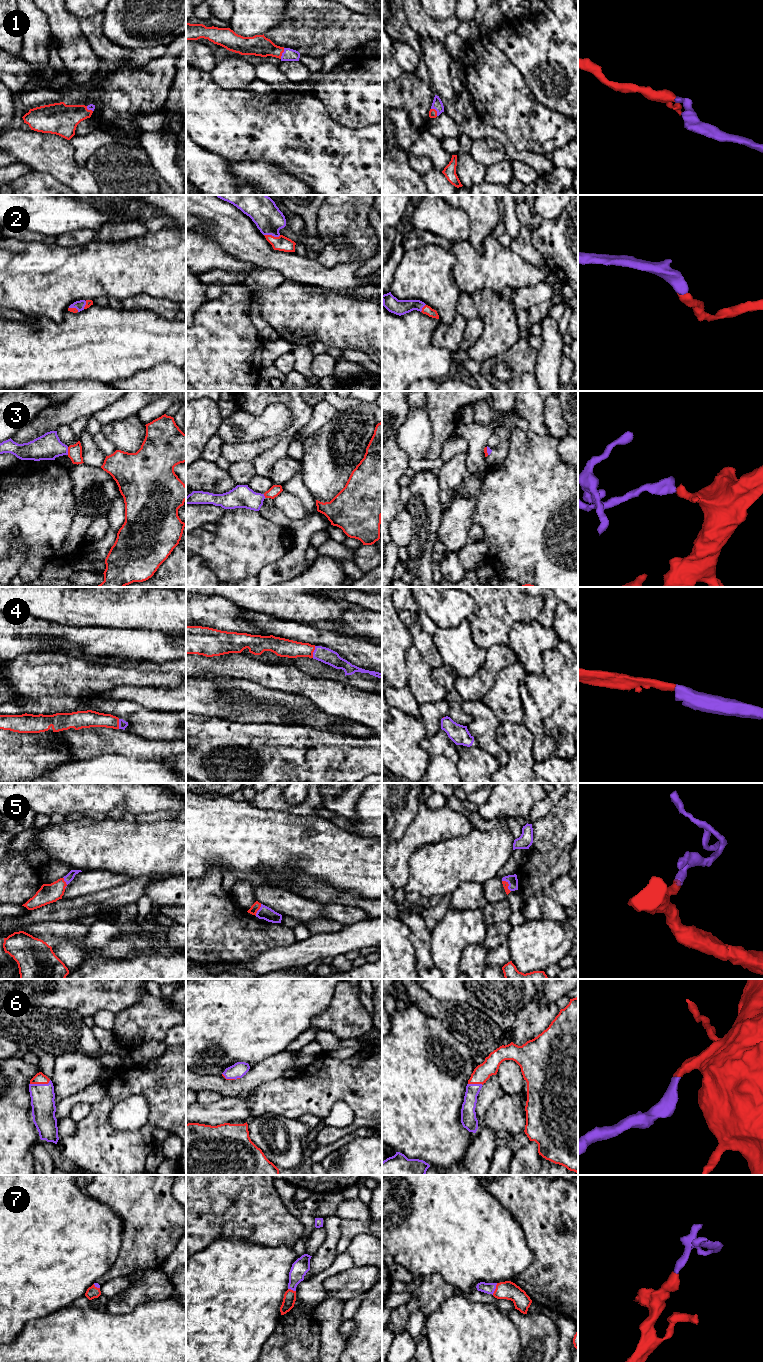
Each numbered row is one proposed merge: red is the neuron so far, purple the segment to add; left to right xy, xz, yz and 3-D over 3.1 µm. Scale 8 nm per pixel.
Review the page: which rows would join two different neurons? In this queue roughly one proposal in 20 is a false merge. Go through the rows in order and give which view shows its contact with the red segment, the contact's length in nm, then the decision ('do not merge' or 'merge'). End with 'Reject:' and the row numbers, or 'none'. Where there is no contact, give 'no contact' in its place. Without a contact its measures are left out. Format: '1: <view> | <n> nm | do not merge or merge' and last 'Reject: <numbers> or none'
1: xz | 90 nm | merge
2: xz | 140 nm | merge
3: xy | 60 nm | merge
4: xz | 100 nm | merge
5: yz | 120 nm | merge
6: xy | 170 nm | merge
7: yz | 100 nm | merge
Reject: none

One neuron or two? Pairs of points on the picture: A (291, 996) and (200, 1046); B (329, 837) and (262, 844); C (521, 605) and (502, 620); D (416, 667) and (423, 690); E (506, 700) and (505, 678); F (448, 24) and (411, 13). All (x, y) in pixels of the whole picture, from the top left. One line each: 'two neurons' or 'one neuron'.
A: one neuron
B: one neuron
C: one neuron
D: one neuron
E: one neuron
F: one neuron

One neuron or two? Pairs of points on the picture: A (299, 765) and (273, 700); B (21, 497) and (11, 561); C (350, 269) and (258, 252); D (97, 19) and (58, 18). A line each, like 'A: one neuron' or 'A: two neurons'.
A: two neurons
B: two neurons
C: one neuron
D: two neurons

